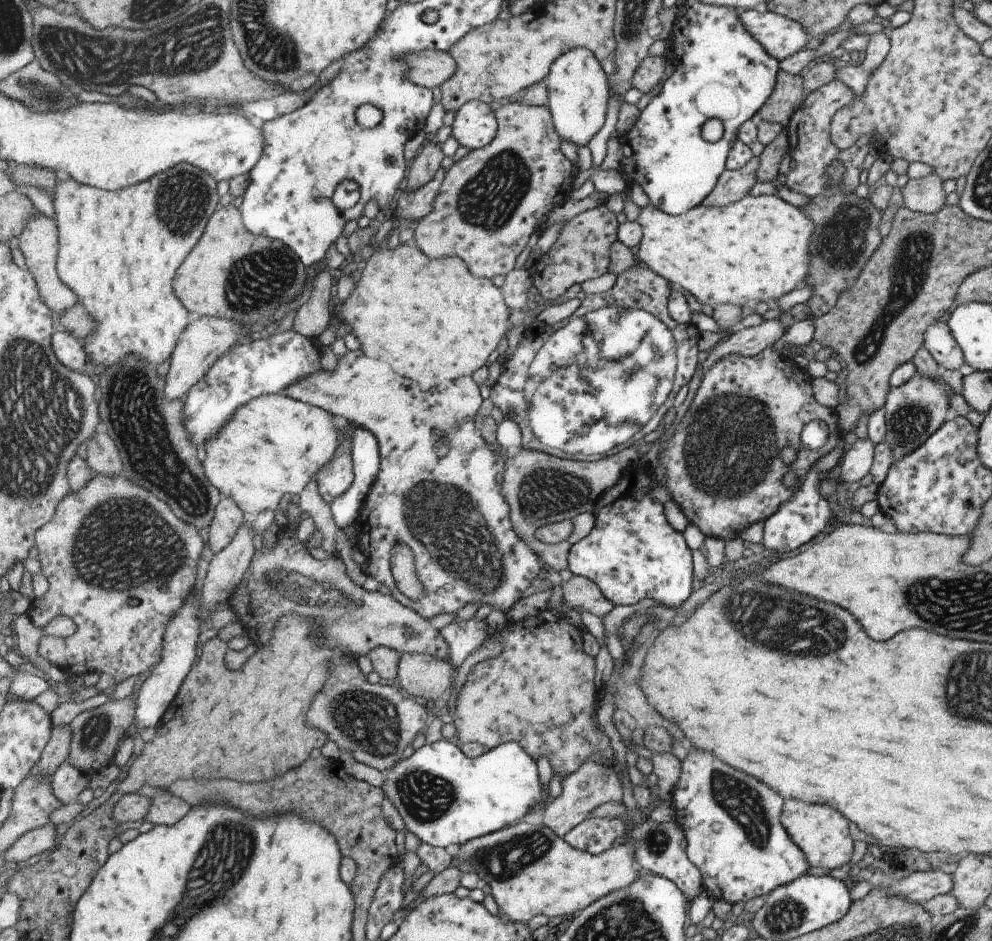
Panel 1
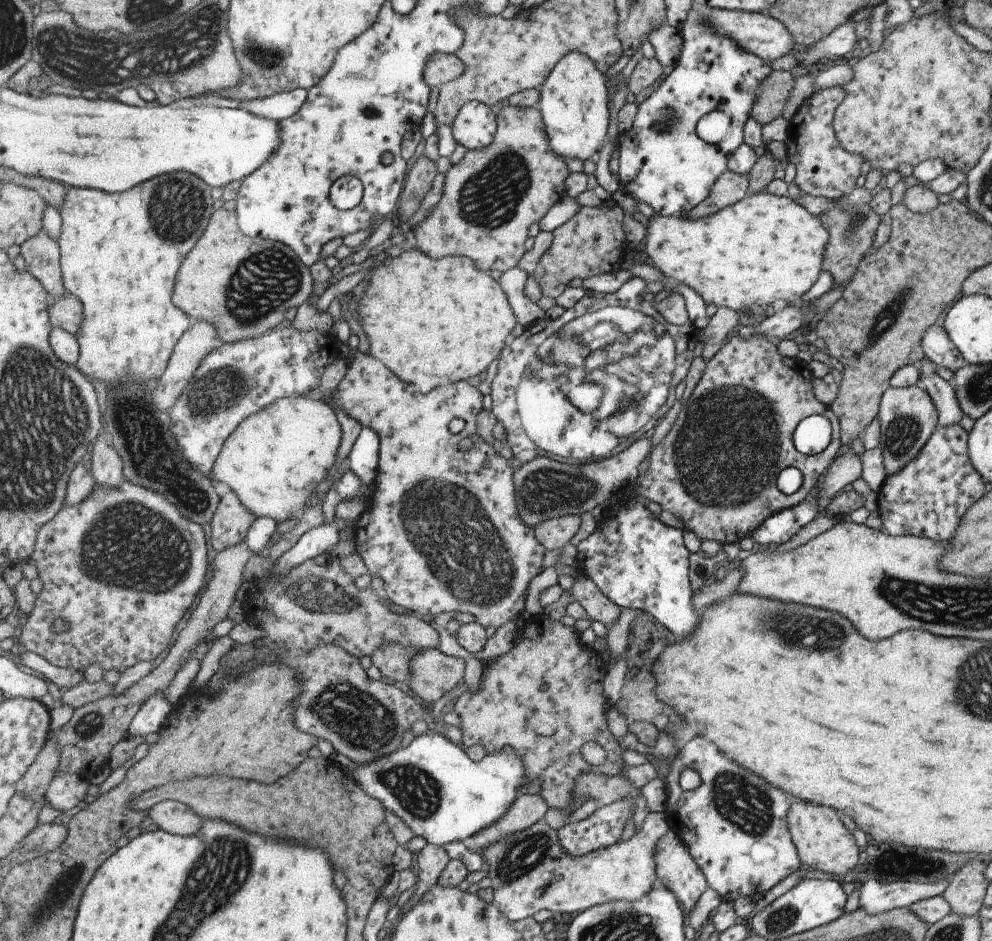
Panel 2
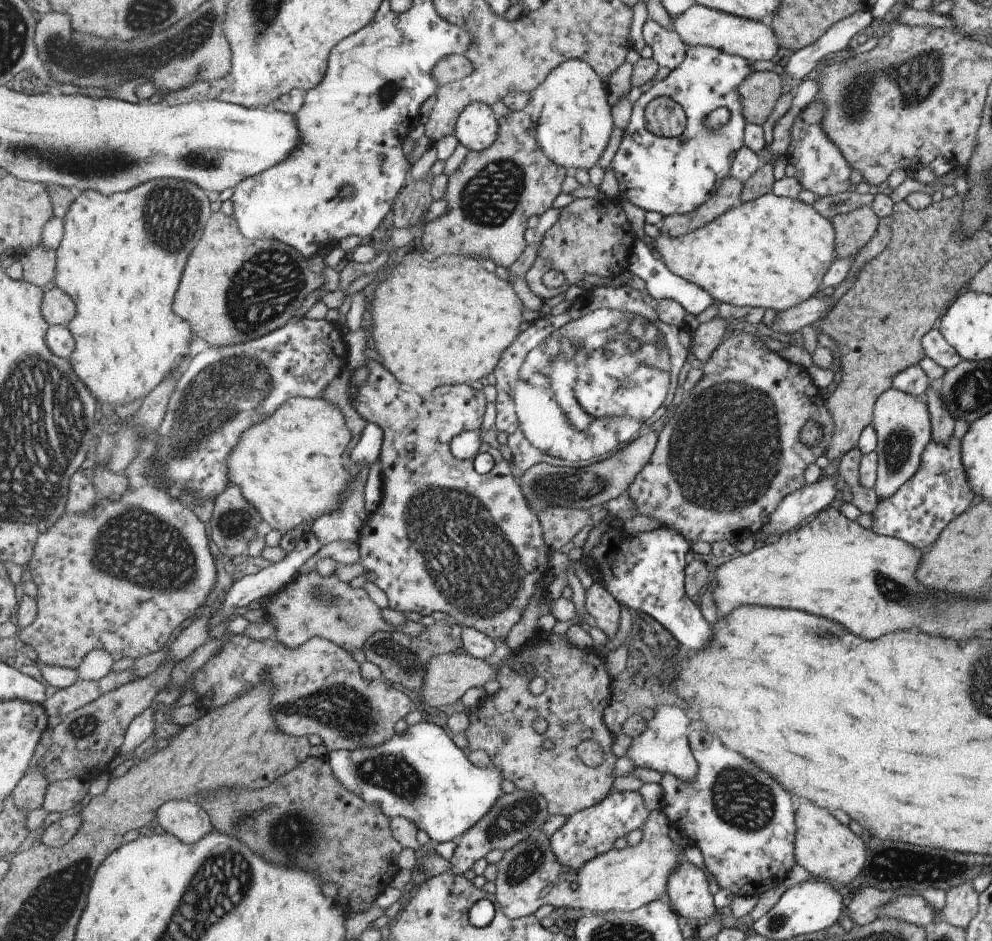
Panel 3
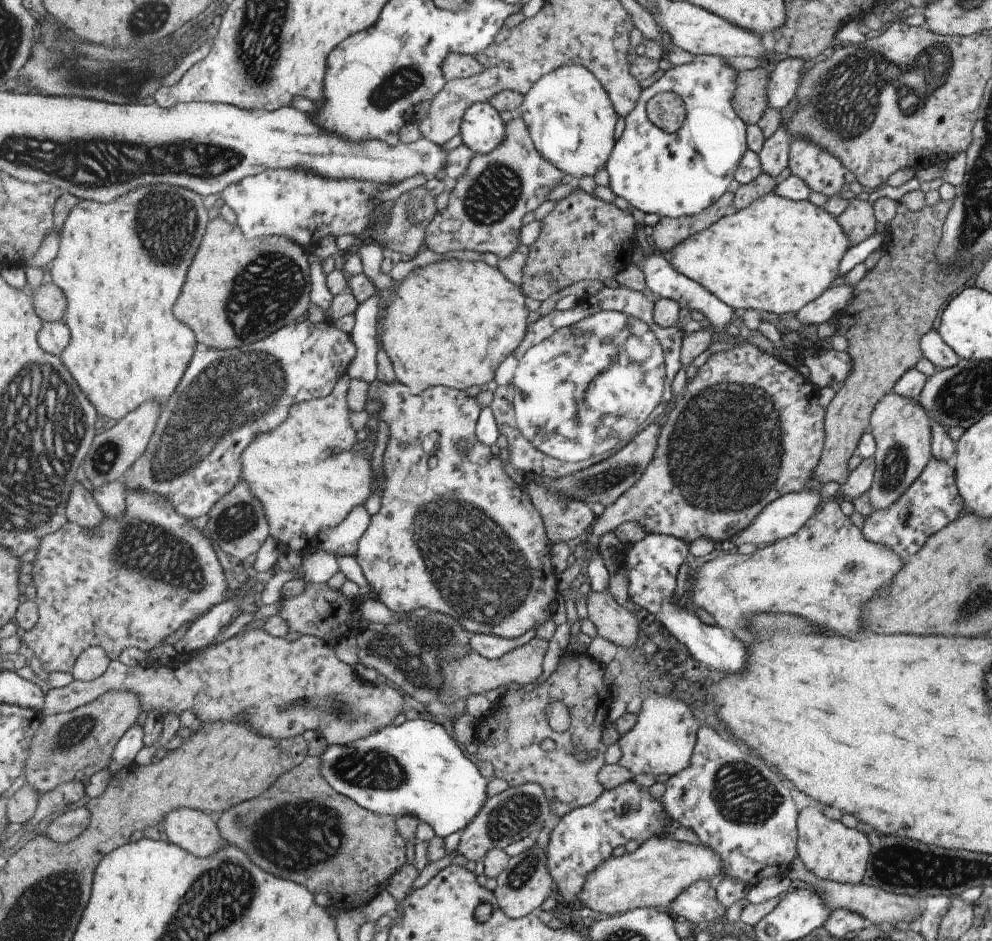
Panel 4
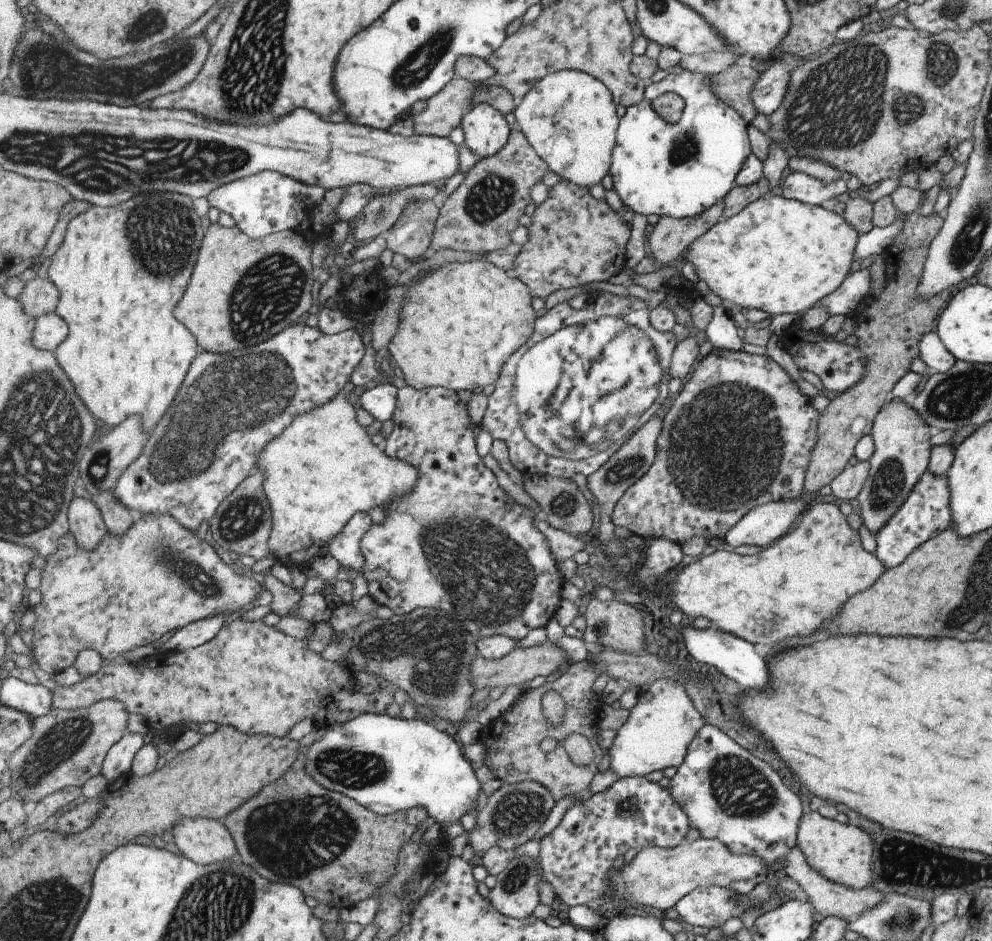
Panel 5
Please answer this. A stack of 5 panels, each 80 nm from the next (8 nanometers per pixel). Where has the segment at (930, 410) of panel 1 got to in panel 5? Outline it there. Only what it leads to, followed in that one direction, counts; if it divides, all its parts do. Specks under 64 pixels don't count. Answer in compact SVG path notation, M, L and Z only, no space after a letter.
M891 399L882 404L872 418L870 435L873 439L873 452L868 458L868 477L855 498L860 507L862 524L873 534L904 502L908 492L919 477L927 470L930 457L929 438L932 434L922 416L905 401Z

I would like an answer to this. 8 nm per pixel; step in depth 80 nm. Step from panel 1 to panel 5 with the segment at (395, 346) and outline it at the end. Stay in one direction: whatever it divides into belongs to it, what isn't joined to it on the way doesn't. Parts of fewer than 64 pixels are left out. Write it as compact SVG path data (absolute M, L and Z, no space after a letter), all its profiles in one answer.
M473 260L468 262L454 262L439 267L434 271L431 271L428 275L425 275L420 281L412 284L412 287L408 290L404 301L402 302L402 311L400 312L400 325L397 332L393 337L393 340L387 346L387 356L391 365L397 366L403 374L403 380L405 380L407 386L413 387L418 391L427 387L443 387L451 388L453 390L475 390L479 386L489 386L489 384L496 384L499 380L500 372L504 367L504 364L509 360L512 354L517 352L518 348L521 348L531 335L536 327L535 308L531 306L531 300L533 300L532 293L529 290L528 284L519 279L517 276L505 272L501 268L495 266L485 260Z

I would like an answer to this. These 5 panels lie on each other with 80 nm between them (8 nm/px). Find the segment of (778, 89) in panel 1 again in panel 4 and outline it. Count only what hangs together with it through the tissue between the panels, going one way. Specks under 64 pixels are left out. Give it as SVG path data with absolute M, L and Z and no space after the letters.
M762 68L739 71L736 74L732 107L746 125L755 125L767 110L768 74L769 69Z

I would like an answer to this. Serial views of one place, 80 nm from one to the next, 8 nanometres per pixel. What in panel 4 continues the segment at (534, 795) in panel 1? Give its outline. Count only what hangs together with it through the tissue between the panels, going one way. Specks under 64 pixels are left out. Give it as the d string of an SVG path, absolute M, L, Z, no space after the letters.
M411 719L398 726L389 725L378 729L371 736L347 745L328 745L319 758L322 762L322 775L340 793L352 797L363 808L374 813L396 817L413 815L429 824L434 834L442 839L465 830L490 798L487 786L491 780L479 772L475 759L468 756L466 751L461 751L459 743L445 730L443 724L429 720Z

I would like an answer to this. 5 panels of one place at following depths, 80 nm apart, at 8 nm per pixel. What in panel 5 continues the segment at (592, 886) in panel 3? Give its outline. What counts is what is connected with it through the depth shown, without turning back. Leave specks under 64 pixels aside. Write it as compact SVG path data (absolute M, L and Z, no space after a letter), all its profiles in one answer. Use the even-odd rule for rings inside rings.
M699 837L692 842L685 840L676 844L674 847L660 847L651 845L642 848L637 854L625 864L621 869L612 868L608 876L608 883L616 889L612 898L620 900L625 905L644 904L653 911L664 911L697 887L726 887L734 880L750 880L757 884L766 878L767 867L753 855L734 855L728 851L728 848L718 840L704 839ZM525 855L514 857L511 864L496 876L496 885L489 892L489 898L497 907L497 910L508 917L524 919L533 914L533 910L539 906L539 878L543 880L540 856L536 859Z

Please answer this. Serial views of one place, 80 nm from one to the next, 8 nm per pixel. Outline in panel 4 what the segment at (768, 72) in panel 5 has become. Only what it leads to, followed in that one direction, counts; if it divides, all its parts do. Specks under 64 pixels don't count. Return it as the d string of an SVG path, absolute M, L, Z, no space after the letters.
M788 57L768 67L768 107L782 109L794 97L805 70L803 64L805 60L802 58Z

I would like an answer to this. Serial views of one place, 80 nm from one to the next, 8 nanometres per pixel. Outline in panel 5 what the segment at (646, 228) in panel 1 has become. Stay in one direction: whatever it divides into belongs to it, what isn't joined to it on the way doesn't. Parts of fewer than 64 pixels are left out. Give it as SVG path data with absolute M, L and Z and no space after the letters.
M770 192L767 195L763 195L753 202L750 202L746 207L743 207L737 214L730 216L729 218L721 218L717 223L713 224L711 228L708 228L704 233L701 233L695 240L689 243L685 252L681 256L678 265L689 262L693 266L693 270L697 275L698 280L703 280L707 285L707 288L719 296L723 303L733 305L741 311L755 308L755 310L763 310L767 312L771 317L777 316L777 314L799 314L804 312L808 308L815 306L816 302L823 298L826 294L829 294L832 290L837 288L838 284L853 270L856 265L853 264L852 254L858 234L843 220L841 215L838 215L832 211L827 211L822 208L821 205L812 205L804 202L799 202L793 199L783 198L781 195L772 195Z

